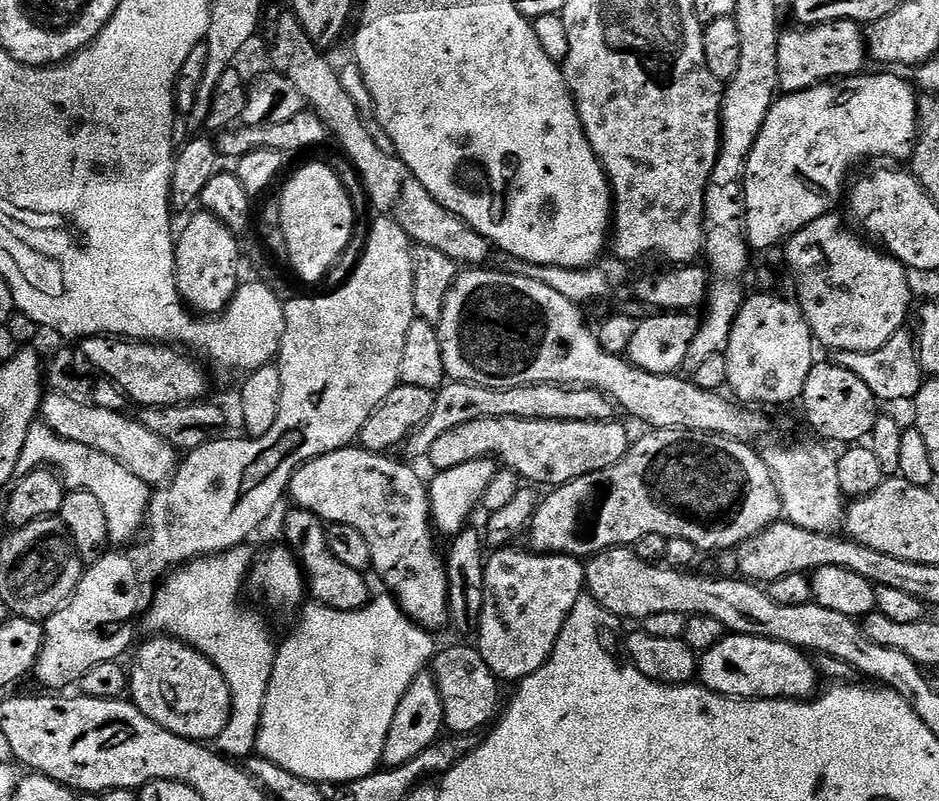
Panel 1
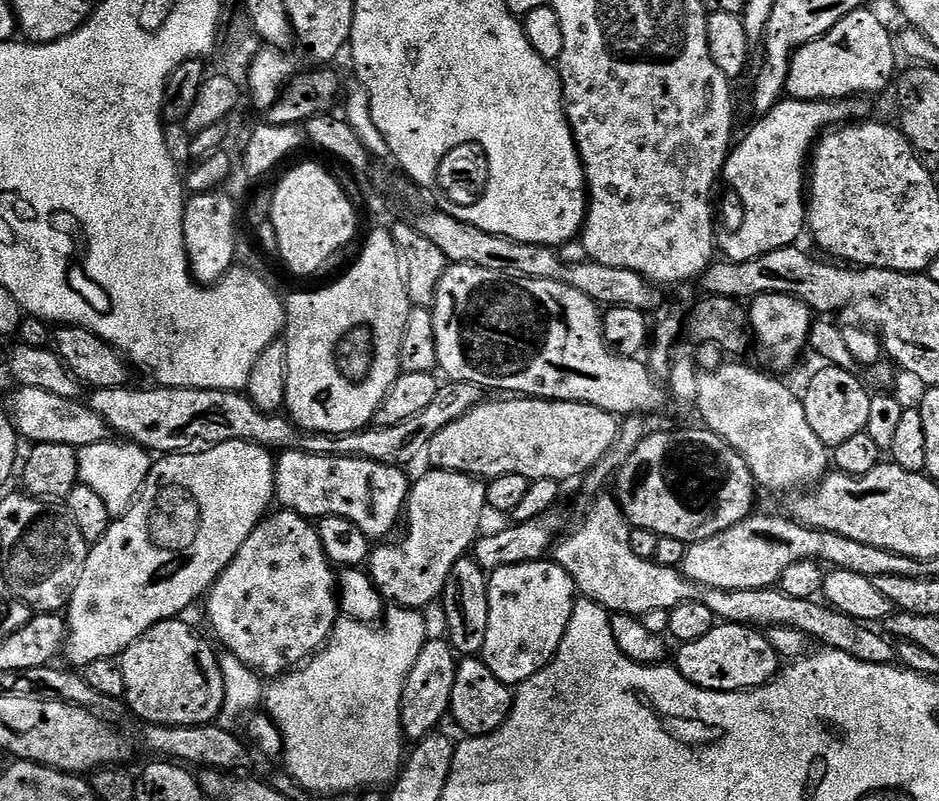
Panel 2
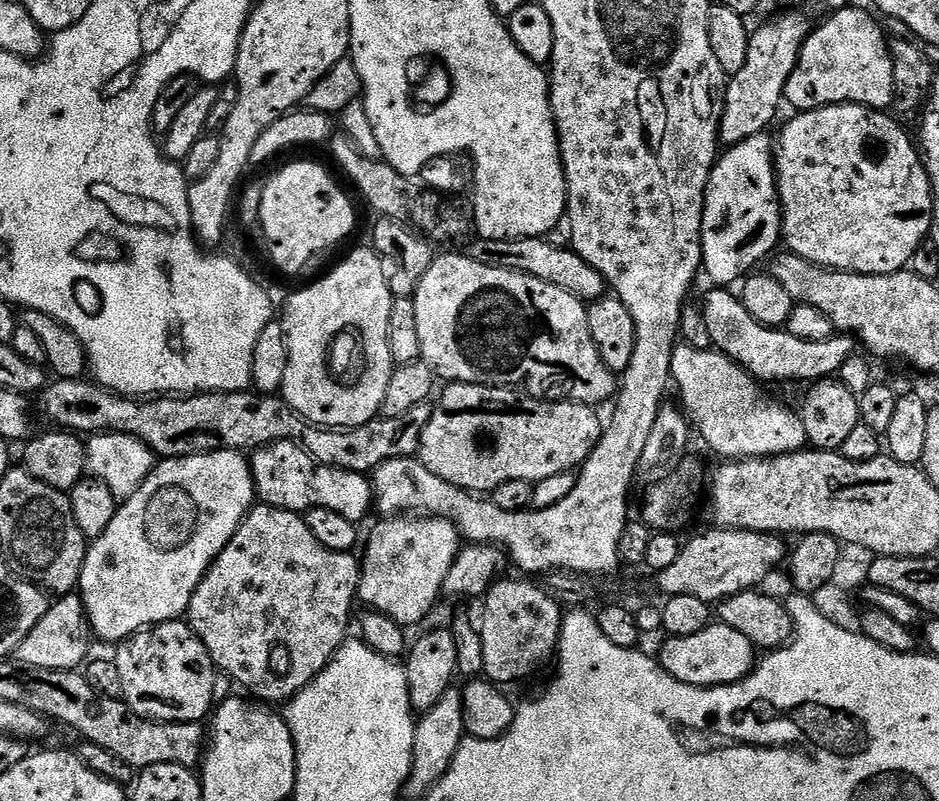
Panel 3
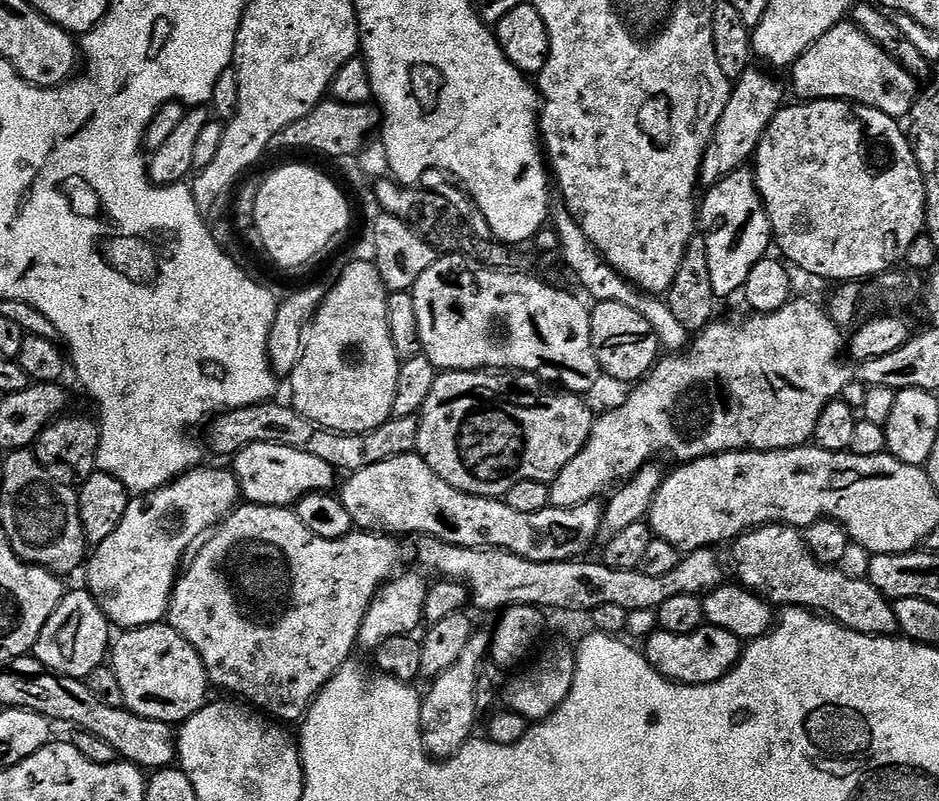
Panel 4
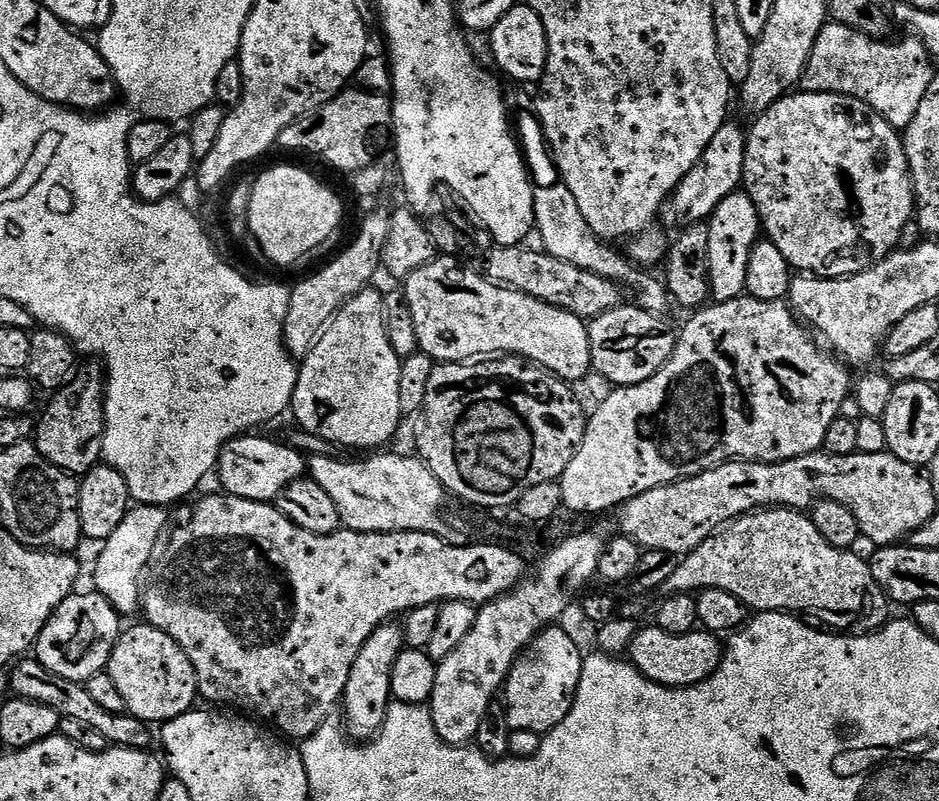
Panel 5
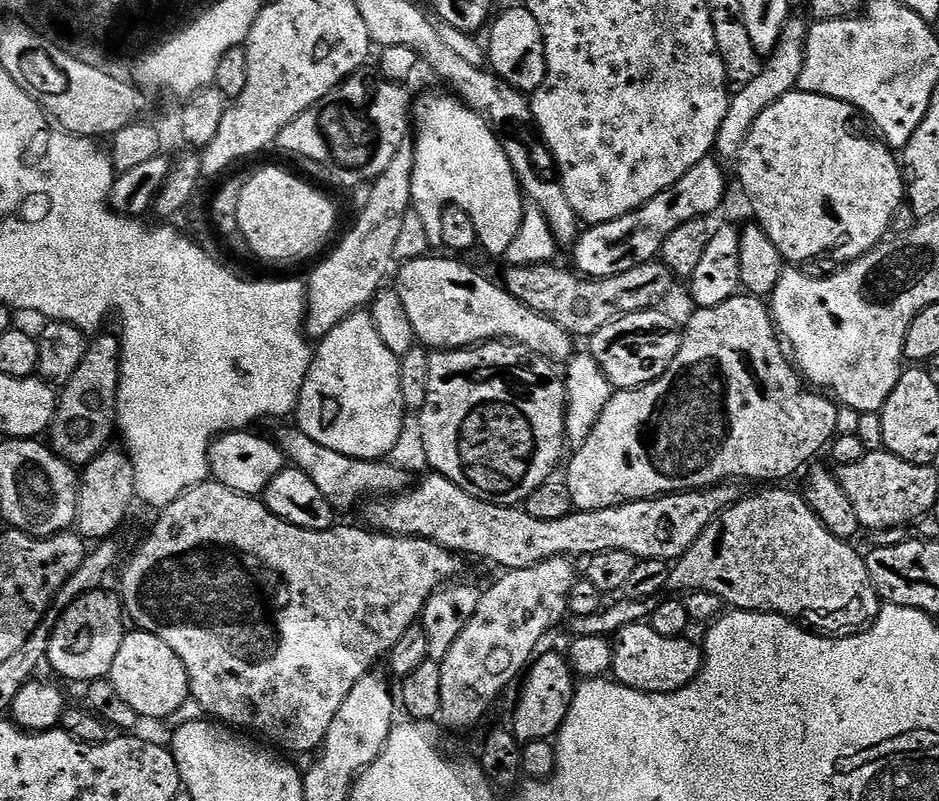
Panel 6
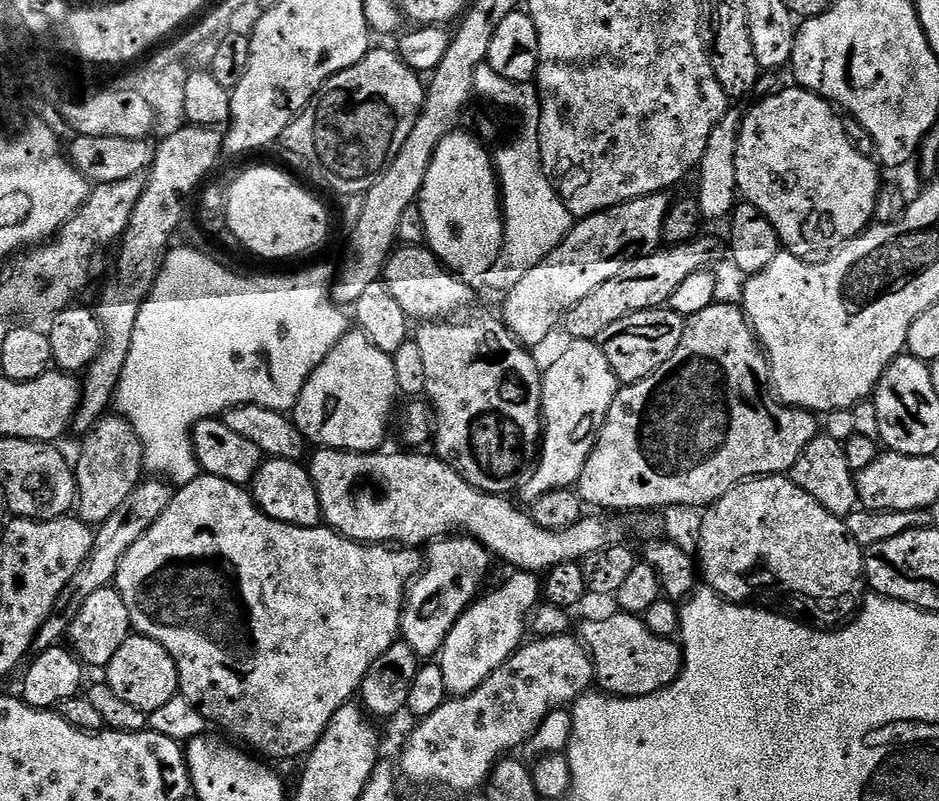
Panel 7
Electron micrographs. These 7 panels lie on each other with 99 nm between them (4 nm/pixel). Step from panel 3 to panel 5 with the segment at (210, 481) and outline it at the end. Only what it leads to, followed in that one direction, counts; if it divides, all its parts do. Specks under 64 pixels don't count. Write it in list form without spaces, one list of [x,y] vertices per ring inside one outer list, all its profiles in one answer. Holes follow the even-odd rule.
[[[154,504],[129,507],[126,518],[122,518],[122,526],[118,526],[118,530],[114,530],[114,534],[110,534],[110,538],[103,541],[101,548],[104,549],[101,550],[100,557],[96,560],[94,588],[108,599],[110,606],[114,606],[121,614],[132,612],[135,608],[137,611],[141,607],[142,577],[149,565],[153,563],[158,552],[158,545],[169,527],[168,516],[164,512],[167,511],[163,507]],[[164,527],[166,527],[165,532]],[[160,535],[162,535],[161,540]],[[156,543],[158,543],[157,548]],[[140,575],[142,575],[141,580]]]

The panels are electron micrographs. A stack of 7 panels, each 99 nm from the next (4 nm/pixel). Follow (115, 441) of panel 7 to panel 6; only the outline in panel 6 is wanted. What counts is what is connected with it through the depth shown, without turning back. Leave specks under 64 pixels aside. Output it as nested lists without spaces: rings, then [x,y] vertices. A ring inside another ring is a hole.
[[[104,448],[89,464],[83,465],[78,476],[80,493],[74,528],[88,542],[99,542],[113,537],[116,534],[114,532],[127,518],[128,511],[132,508],[132,500],[137,499],[132,460],[127,451],[117,448]]]

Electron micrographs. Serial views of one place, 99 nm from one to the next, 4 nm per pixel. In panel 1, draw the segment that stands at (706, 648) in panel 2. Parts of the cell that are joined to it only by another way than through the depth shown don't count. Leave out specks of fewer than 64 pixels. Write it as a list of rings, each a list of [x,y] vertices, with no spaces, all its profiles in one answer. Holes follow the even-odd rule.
[[[726,634],[699,657],[698,680],[719,696],[737,700],[796,700],[811,697],[817,691],[818,673],[801,649],[786,642]]]

